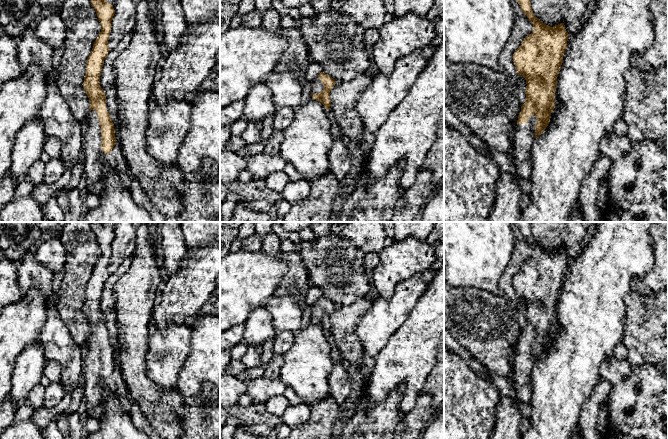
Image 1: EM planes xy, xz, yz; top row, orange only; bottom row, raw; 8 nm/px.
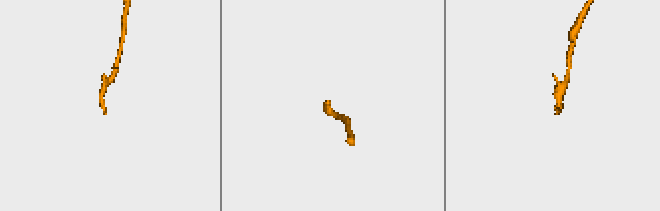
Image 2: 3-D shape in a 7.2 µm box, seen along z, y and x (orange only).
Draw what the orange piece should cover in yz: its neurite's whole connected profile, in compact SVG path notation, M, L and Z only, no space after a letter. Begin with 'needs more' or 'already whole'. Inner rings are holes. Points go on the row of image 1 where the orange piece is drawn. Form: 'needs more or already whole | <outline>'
needs more | M517 0L523 14L533 23L533 32L526 36L520 47L513 54L513 62L518 75L526 80L526 101L521 106L515 131L515 166L516 175L501 172L496 183L496 201L488 222L517 222L521 214L519 206L522 191L518 179L530 180L532 172L532 147L550 122L550 115L555 108L555 90L557 77L563 63L563 55L568 48L569 34L564 23L550 27L540 21L533 13L530 0Z

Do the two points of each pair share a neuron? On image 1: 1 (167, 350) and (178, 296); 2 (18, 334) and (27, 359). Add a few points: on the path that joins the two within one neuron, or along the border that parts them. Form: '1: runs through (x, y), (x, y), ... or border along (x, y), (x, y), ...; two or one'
1: border along (189, 324), (168, 323), (164, 332), (151, 325); two
2: border along (39, 342), (28, 345), (22, 351), (13, 370); two

